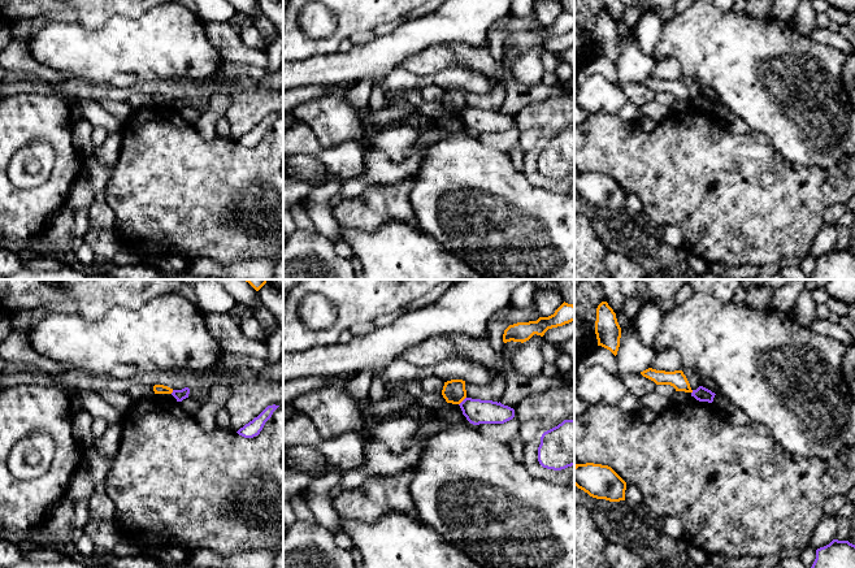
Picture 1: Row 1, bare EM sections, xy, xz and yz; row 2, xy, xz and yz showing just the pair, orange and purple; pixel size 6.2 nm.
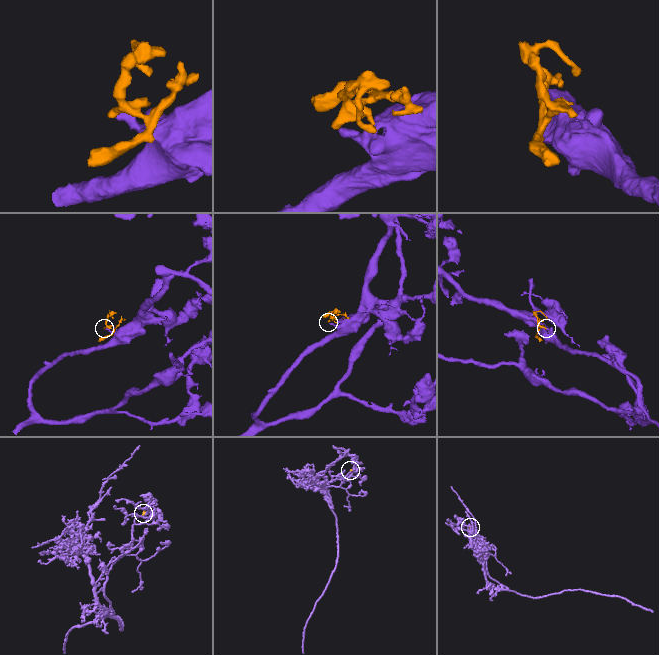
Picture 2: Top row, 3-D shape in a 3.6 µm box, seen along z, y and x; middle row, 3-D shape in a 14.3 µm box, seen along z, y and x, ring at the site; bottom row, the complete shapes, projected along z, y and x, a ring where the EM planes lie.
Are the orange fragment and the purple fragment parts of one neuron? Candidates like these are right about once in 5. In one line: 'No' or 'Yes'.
No

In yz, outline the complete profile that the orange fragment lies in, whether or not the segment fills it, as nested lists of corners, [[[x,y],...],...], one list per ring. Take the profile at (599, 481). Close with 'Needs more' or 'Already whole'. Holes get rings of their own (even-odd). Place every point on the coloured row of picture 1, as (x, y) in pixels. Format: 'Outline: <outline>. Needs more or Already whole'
Outline: [[[574,465],[574,485],[596,499],[625,500],[626,482],[608,465]]]. Already whole

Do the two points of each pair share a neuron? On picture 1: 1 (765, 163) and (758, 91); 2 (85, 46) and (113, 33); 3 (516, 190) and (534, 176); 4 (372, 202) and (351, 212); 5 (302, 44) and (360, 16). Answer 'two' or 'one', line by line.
1: two
2: one
3: two
4: one
5: one

